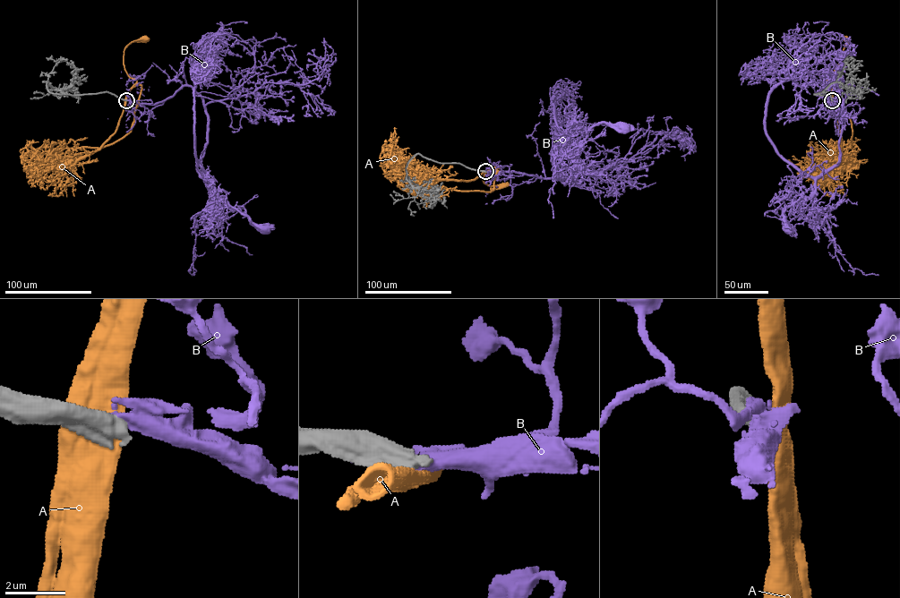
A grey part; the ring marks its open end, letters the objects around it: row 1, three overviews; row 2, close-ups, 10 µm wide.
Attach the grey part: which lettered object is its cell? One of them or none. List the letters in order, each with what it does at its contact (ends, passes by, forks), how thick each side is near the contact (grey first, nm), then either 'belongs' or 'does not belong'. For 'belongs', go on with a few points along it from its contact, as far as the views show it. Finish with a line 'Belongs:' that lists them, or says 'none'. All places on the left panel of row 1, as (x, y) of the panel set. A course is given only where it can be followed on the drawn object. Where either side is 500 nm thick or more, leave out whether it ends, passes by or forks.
A: 650 nm thick on the grey side, 950 nm on the other; does not belong
B: 700 nm thick on the grey side, 480 nm on the other; does not belong
Belongs: none

